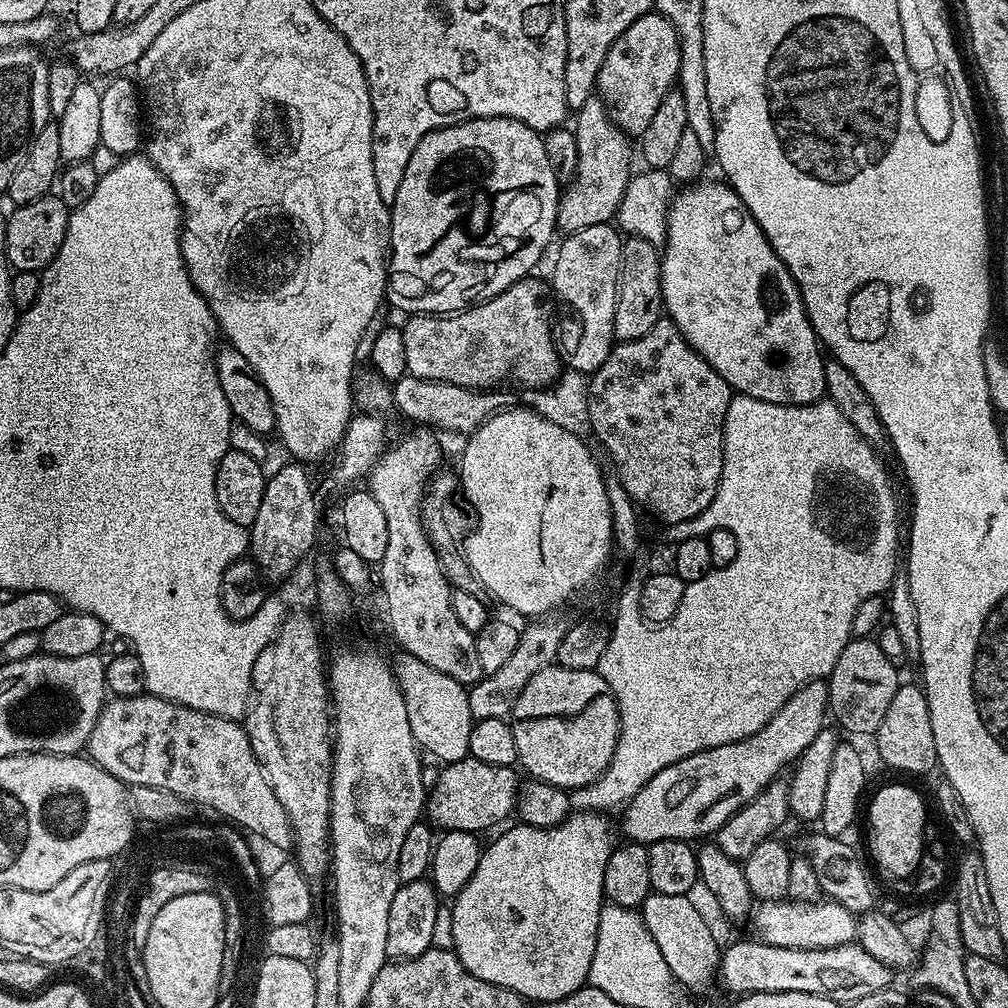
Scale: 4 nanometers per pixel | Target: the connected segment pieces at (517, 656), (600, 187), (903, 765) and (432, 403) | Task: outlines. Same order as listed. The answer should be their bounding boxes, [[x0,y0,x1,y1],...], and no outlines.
[[468,618,562,721],[556,94,634,234],[874,683,937,776],[391,374,506,434]]

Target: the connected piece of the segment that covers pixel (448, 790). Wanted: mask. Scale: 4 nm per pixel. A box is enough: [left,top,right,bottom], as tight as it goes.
[426,755,518,834]

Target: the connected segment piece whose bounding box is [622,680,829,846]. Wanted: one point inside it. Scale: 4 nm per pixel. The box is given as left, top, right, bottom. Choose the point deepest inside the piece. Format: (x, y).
(693, 797)

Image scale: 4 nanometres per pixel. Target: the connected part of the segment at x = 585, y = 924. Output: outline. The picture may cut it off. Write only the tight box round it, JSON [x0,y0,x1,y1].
[451,811,614,1002]

